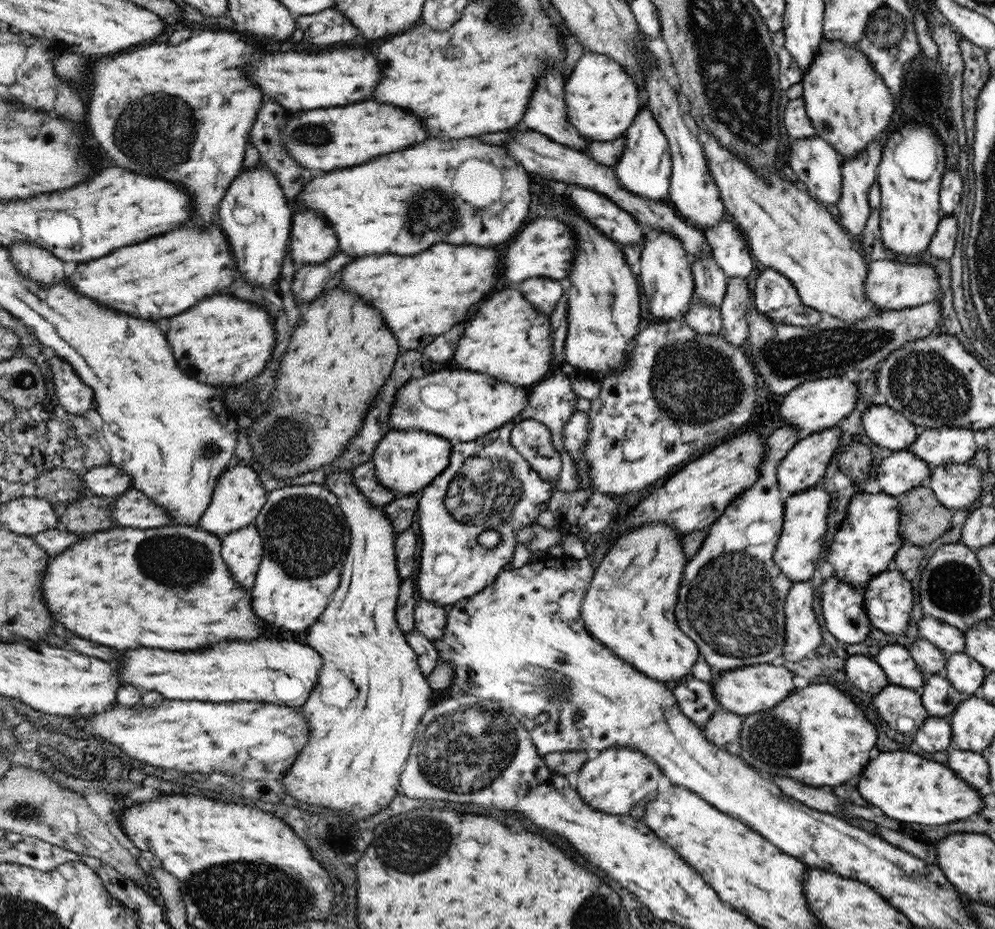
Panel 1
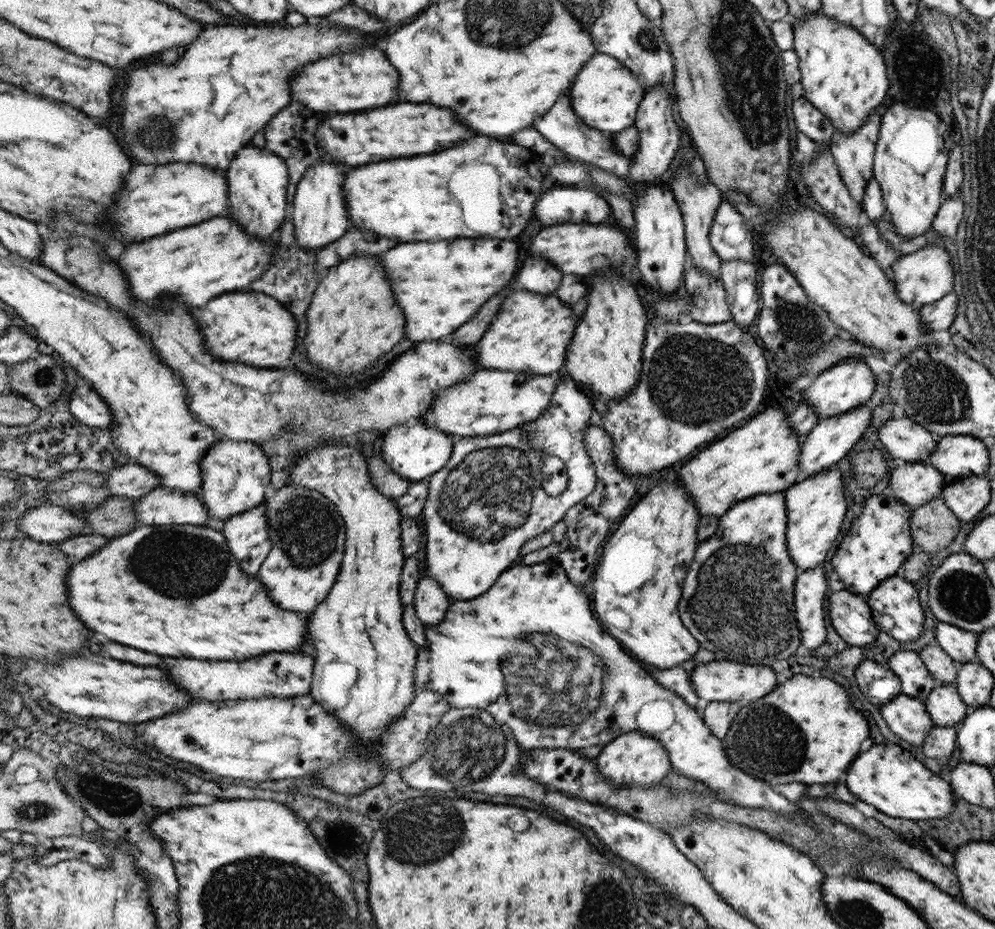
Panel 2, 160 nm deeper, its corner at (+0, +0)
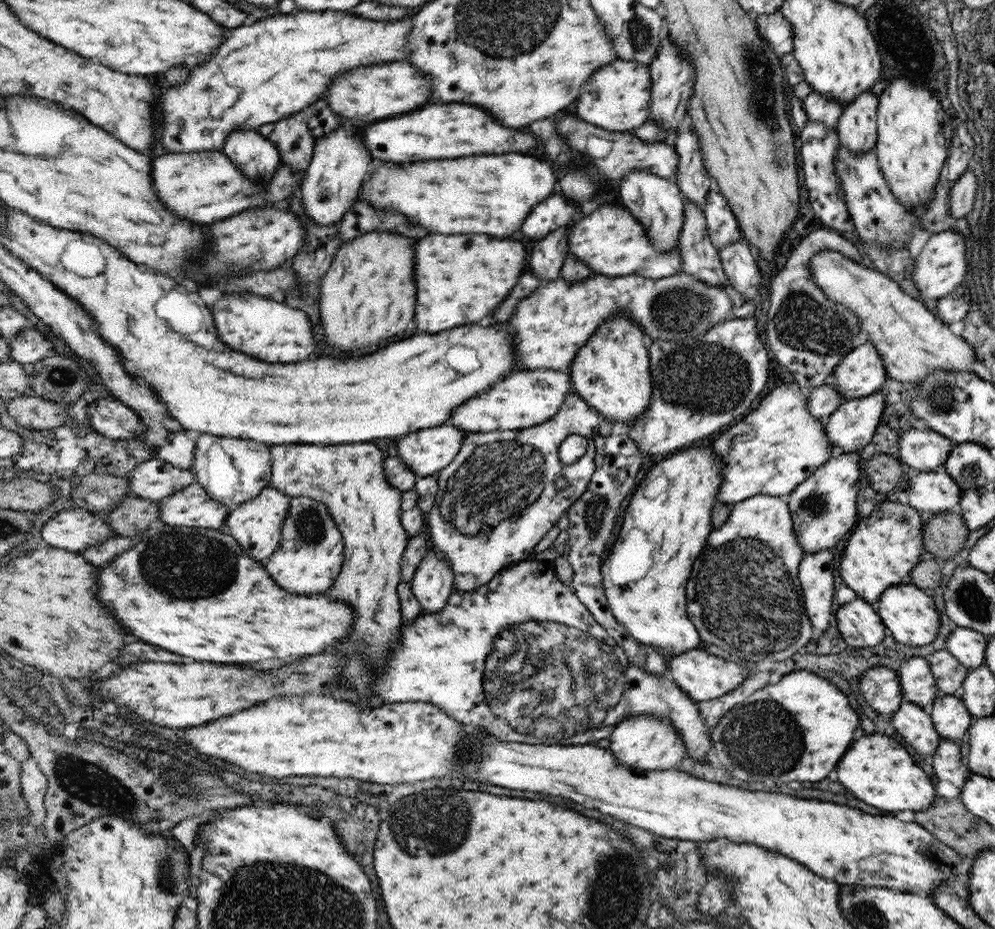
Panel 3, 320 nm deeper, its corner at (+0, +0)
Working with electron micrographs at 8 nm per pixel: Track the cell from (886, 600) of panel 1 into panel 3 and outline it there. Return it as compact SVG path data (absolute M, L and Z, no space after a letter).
M897 584L887 588L878 602L878 614L893 639L906 646L926 646L937 638L940 629L940 614L934 606L931 594L910 584Z

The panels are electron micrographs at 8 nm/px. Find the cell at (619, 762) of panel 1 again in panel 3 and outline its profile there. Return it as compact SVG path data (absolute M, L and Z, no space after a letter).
M652 715L631 716L613 730L609 739L613 757L631 771L668 770L687 756L685 740L673 722Z

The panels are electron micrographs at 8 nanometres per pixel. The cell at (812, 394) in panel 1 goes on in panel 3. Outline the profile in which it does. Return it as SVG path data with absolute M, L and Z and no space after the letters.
M870 342L851 351L834 369L828 382L843 396L842 402L880 392L888 378L882 357Z

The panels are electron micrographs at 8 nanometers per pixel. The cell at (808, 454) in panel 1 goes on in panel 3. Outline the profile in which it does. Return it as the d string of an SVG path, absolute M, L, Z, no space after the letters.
M882 392L848 399L824 422L835 456L860 452L872 440L884 413L884 400Z

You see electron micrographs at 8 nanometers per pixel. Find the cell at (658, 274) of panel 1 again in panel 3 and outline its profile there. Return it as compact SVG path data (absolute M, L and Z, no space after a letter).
M638 169L625 174L620 180L620 198L634 217L647 230L647 235L657 249L668 252L679 242L682 225L685 223L685 199L678 184L671 178Z

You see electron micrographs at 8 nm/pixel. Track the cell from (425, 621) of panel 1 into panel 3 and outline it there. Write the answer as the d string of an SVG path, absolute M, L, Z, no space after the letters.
M428 551L420 558L411 580L411 589L423 610L435 613L455 590L454 573L444 553Z

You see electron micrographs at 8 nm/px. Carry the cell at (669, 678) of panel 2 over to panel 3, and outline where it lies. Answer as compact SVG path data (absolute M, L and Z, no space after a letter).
M627 434L608 435L604 443L604 452L604 464L600 469L594 471L593 479L590 480L586 492L567 510L569 518L567 544L570 545L570 551L566 558L574 569L570 587L596 618L598 624L609 632L609 635L623 648L632 664L646 669L650 674L654 673L656 676L662 677L663 674L668 674L666 658L659 653L656 647L639 643L622 624L616 622L617 618L613 615L605 595L601 573L601 564L606 557L606 548L612 538L614 524L616 524L616 518L620 512L619 506L622 506L622 502L628 498L628 494L634 491L633 487L636 488L636 475L642 466L642 453L635 440Z

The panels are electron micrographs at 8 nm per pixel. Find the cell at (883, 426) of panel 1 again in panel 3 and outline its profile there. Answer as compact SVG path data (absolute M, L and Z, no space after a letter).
M913 428L899 440L899 460L920 472L936 471L944 469L953 447L953 440L941 433Z

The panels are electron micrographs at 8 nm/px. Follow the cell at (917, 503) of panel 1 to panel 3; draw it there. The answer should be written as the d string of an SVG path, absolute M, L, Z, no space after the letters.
M950 511L939 512L932 518L928 517L926 524L926 550L930 552L930 554L934 554L934 556L936 556L940 561L954 558L954 556L964 548L964 544L966 544L966 538L968 538L970 530L962 516L950 513Z

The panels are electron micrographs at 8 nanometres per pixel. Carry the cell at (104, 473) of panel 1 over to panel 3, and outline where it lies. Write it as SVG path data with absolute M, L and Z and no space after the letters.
M151 458L144 464L140 464L131 470L129 496L136 496L159 502L195 482L195 474L192 469L178 468L176 465L167 463L165 460Z

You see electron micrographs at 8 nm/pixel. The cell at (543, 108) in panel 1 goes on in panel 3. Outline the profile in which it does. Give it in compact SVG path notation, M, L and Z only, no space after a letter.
M558 111L554 118L557 120L556 130L560 138L568 144L568 148L576 155L583 156L589 160L602 176L606 176L607 180L621 180L621 178L632 171L644 169L645 171L656 173L658 176L673 178L678 170L679 154L675 150L675 146L668 146L666 142L642 142L632 132L614 132L609 131L585 120L574 116L567 111Z

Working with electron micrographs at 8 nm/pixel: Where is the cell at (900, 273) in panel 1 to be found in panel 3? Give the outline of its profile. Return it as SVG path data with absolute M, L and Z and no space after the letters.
M956 229L945 230L929 238L918 261L915 262L914 270L911 271L911 281L916 283L925 300L946 297L957 286L964 283L966 272L968 272L968 262L964 252L966 252L966 237Z

